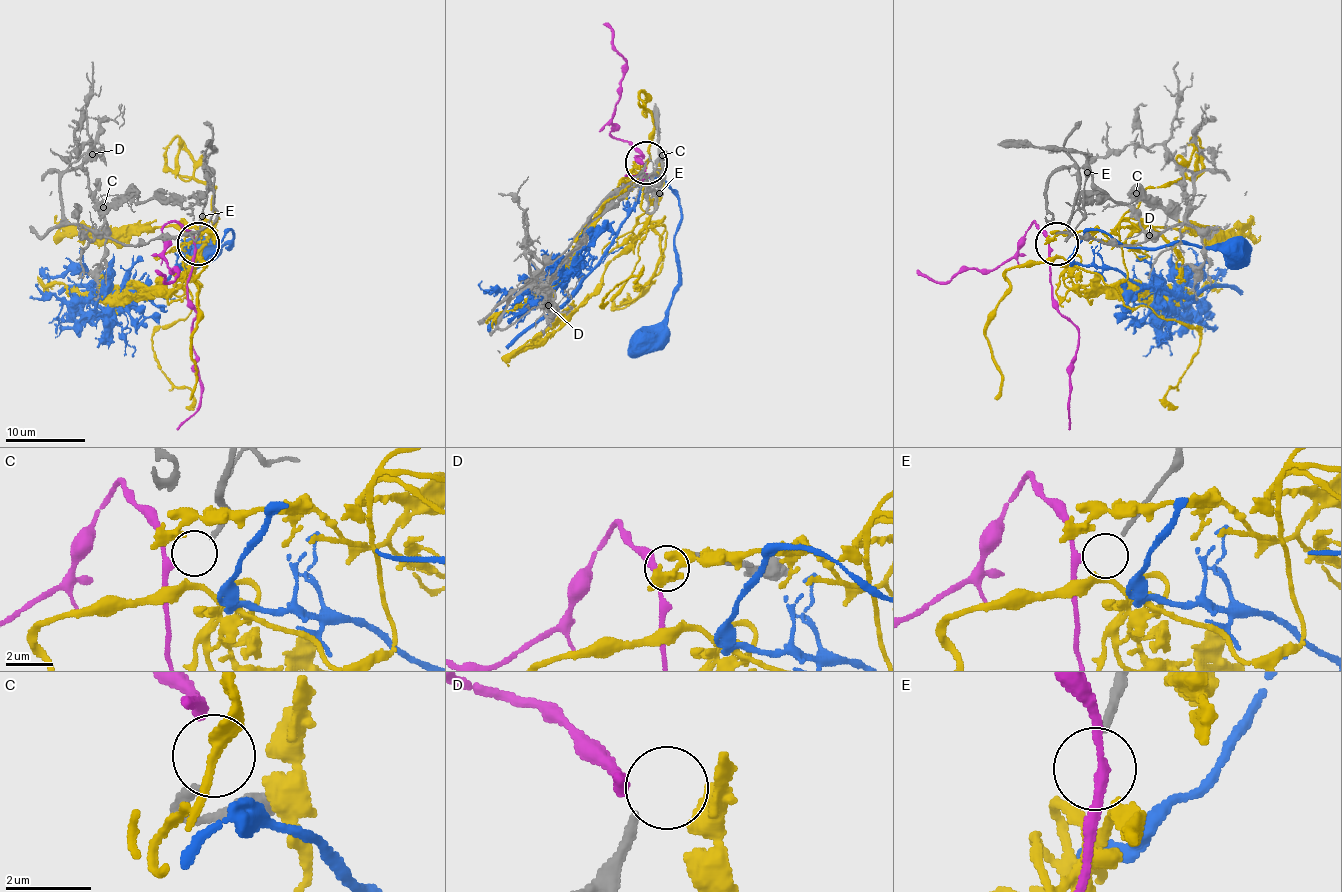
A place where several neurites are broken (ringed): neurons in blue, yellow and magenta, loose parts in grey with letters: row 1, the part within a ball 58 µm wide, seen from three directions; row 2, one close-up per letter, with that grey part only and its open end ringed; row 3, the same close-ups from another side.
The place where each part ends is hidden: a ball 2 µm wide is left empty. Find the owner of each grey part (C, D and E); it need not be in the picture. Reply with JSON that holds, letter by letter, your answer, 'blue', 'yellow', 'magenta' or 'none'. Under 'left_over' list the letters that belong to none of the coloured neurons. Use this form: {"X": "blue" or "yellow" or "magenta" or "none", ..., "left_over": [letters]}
{"C": "yellow", "D": "none", "E": "magenta", "left_over": ["D"]}

